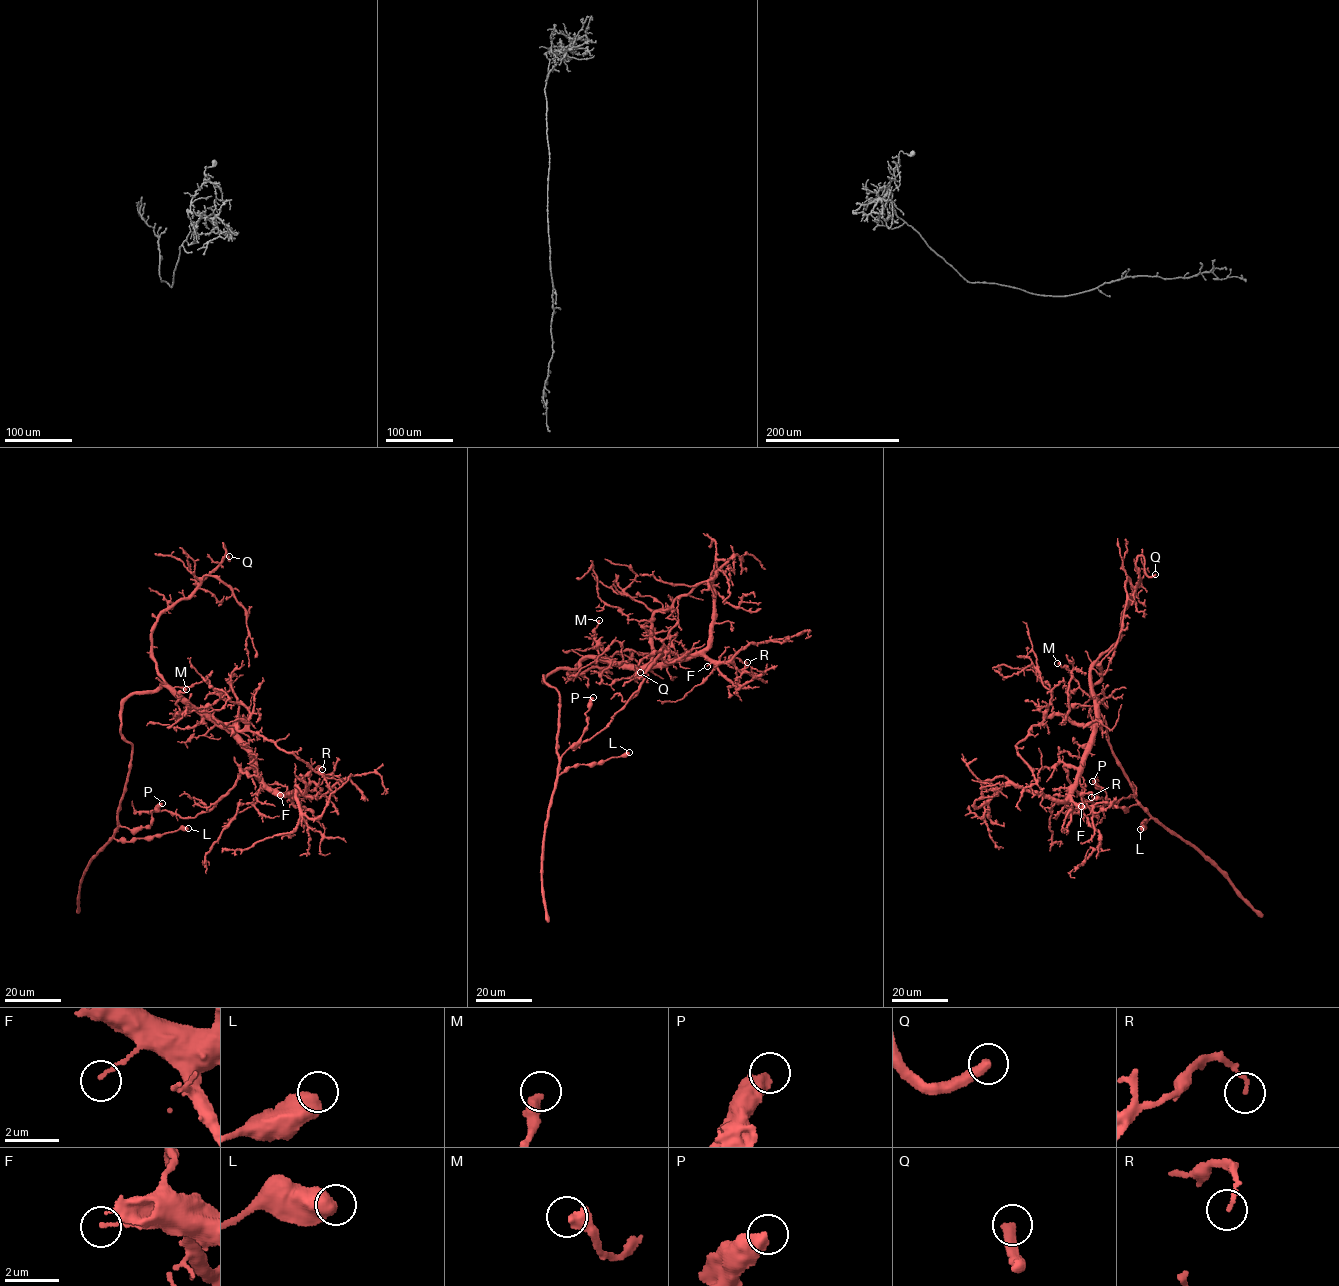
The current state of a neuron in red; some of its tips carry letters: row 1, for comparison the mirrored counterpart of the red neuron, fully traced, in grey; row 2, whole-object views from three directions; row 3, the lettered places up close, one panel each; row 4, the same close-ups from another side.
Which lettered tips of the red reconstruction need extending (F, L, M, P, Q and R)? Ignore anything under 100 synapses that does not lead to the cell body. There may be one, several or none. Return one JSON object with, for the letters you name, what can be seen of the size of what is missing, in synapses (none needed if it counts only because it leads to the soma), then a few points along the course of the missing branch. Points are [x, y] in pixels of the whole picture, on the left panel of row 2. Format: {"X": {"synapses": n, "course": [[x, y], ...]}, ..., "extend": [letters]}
{"Q": {"course": [[229, 556], [227, 547], [217, 536], [242, 526]]}, "extend": ["Q"]}

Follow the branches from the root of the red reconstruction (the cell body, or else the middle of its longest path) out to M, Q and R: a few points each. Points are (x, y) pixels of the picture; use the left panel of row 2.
M: (151, 692), (165, 685), (190, 711), (182, 711), (176, 703), (180, 693), (186, 689)
Q: (151, 692), (163, 681), (153, 655), (153, 625), (221, 562), (223, 543), (229, 556)
R: (151, 692), (169, 685), (207, 713), (247, 752), (271, 788), (301, 795), (305, 777), (318, 766), (322, 769)

